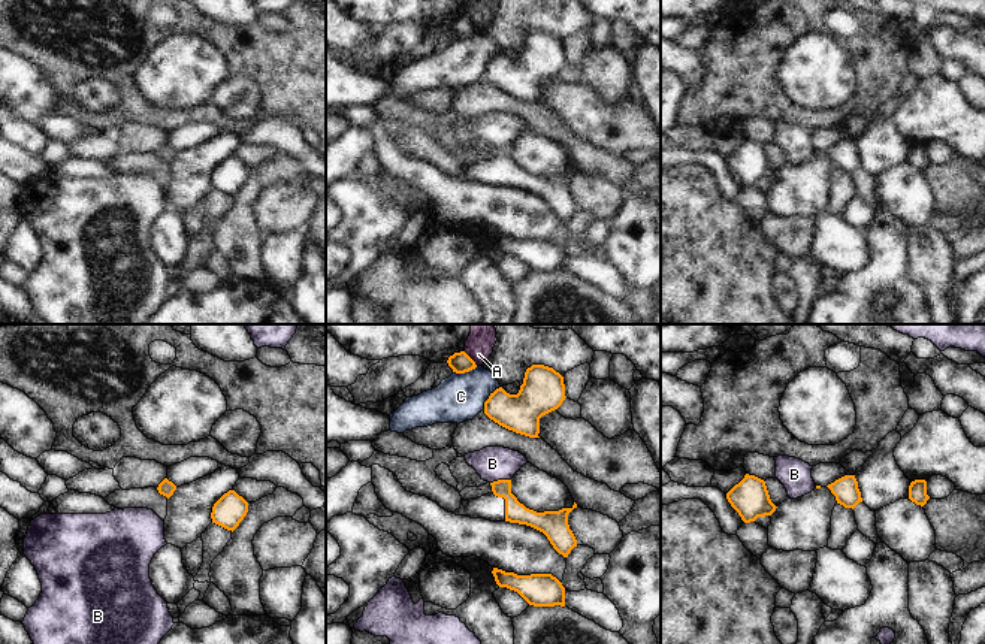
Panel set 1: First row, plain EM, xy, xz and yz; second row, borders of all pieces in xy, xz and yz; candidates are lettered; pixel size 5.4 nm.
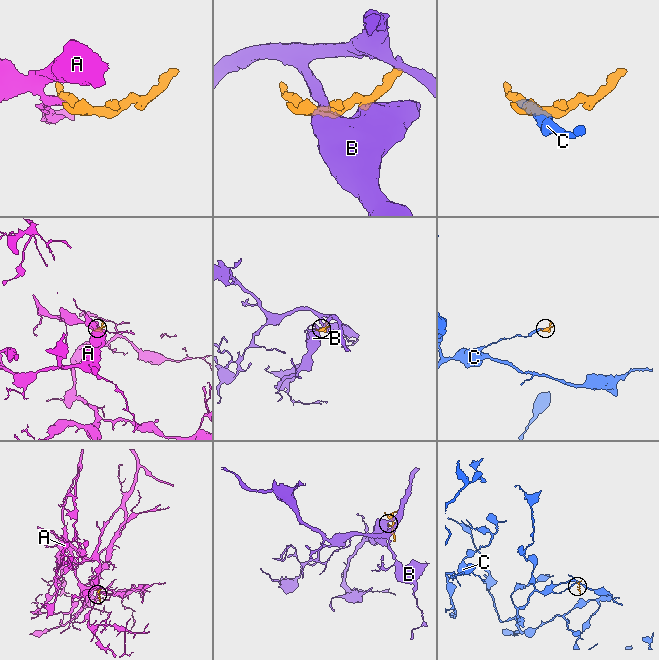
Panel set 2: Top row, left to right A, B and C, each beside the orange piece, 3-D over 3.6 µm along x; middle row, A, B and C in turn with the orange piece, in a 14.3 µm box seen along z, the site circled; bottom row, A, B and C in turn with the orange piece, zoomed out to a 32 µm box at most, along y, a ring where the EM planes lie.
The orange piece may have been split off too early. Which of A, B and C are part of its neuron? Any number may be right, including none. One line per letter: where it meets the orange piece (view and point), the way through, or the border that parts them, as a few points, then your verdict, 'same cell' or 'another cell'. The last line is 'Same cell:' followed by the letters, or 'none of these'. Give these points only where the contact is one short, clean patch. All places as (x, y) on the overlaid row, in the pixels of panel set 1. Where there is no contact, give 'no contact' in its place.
A: xz (471, 359) | along xz (464, 351), (477, 365) | another cell
B: xz (499, 480) | along xz (510, 478), (498, 478), (491, 483) | another cell
C: xz (489, 398) | along xz (499, 386), (485, 402), (483, 410) | another cell
Same cell: none of these

